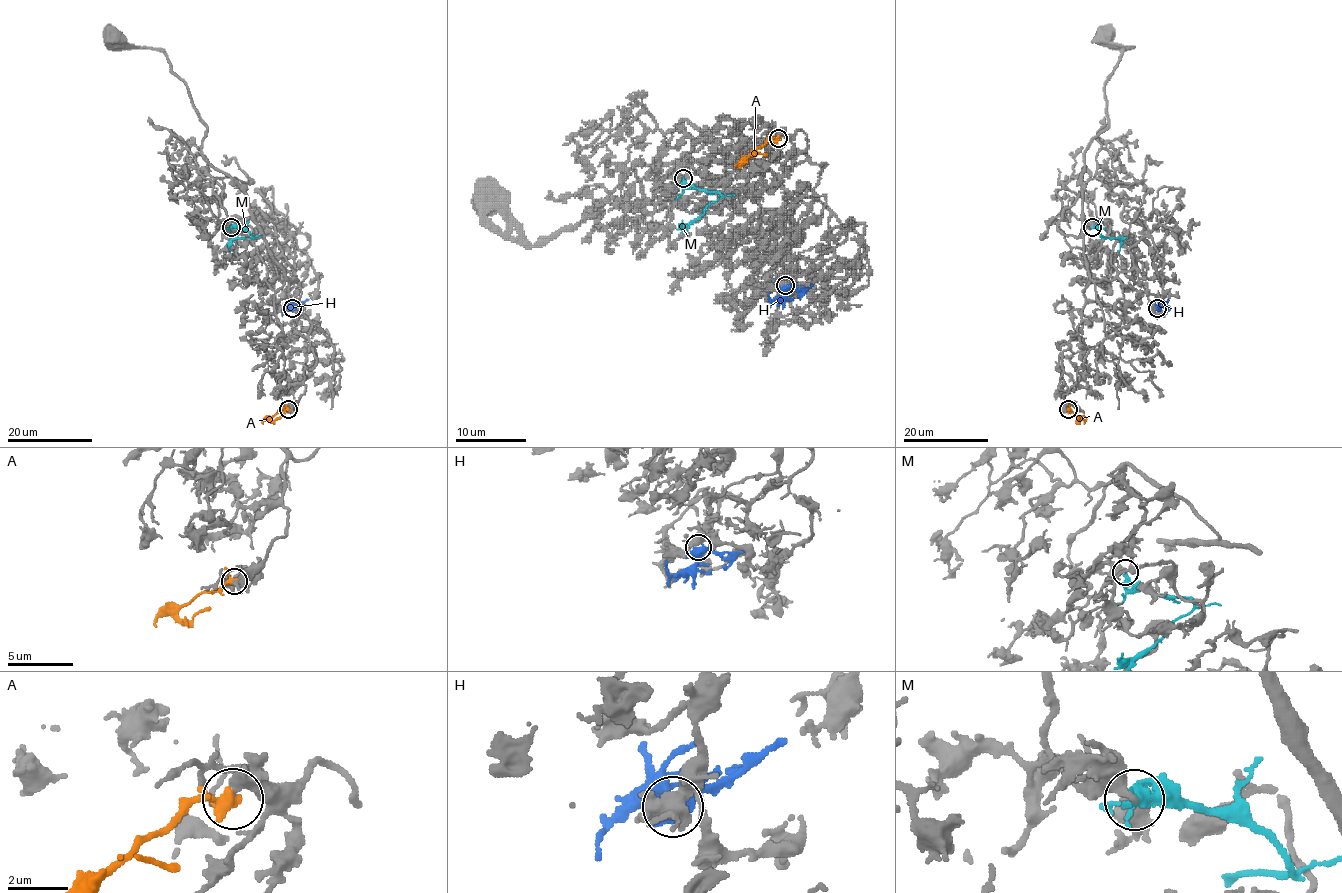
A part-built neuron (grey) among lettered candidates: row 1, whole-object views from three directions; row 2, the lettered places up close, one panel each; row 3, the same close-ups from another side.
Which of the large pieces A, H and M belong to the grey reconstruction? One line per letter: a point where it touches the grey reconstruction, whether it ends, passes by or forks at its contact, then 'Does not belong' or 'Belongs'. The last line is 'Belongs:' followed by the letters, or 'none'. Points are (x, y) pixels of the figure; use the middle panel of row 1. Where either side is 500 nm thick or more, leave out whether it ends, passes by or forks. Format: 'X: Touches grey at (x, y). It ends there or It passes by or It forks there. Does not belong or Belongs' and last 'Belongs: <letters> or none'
A: Touches grey at (778, 138). It forks there. Does not belong
H: Touches grey at (785, 285). It forks there. Does not belong
M: Touches grey at (683, 178). It ends there. Does not belong
Belongs: none

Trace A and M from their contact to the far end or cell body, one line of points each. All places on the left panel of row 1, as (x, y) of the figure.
A: (288, 409), (275, 413), (270, 420), (281, 417)
M: (231, 227), (245, 229), (253, 238), (235, 238), (229, 247), (230, 251)

